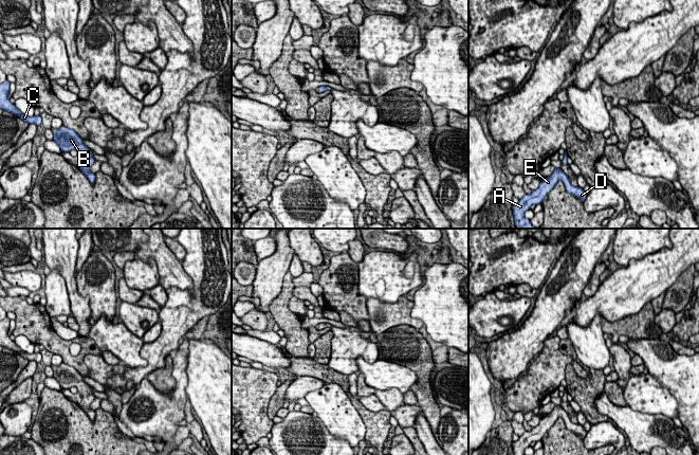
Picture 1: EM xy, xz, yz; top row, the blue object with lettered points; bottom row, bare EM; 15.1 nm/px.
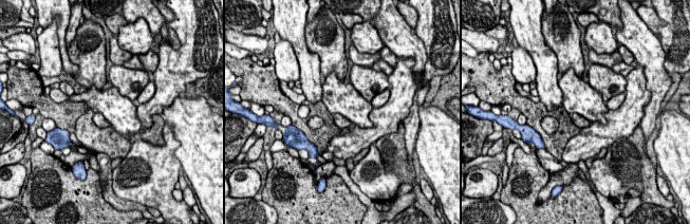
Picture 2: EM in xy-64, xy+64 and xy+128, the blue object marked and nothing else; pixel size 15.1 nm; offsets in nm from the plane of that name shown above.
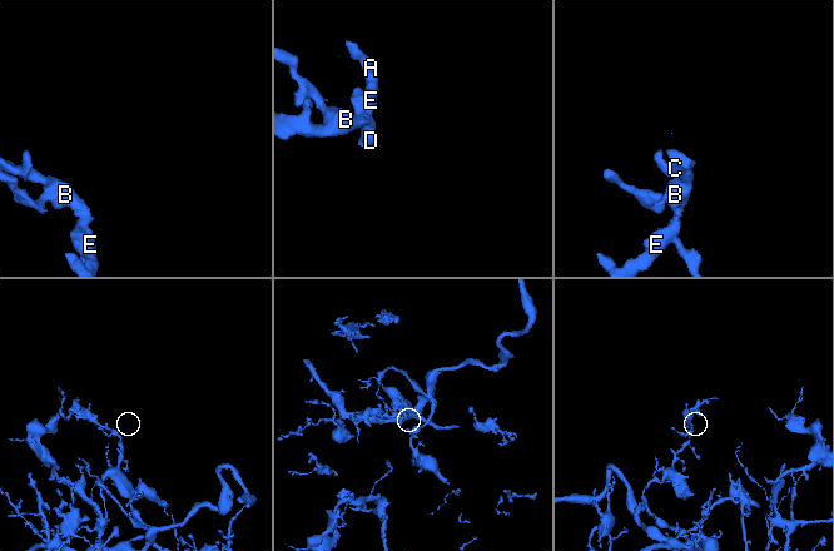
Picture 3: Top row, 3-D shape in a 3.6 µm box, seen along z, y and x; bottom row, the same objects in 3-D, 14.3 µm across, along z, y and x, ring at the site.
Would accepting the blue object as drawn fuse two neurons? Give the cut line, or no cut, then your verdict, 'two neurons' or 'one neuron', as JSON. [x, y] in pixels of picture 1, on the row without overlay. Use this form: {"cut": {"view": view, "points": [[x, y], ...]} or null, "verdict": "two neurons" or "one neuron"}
{"cut": null, "verdict": "one neuron"}

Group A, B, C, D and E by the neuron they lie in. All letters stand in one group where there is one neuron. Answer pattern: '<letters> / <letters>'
A B C D E

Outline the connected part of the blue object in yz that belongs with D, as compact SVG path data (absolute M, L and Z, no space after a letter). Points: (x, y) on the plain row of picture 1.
M555 405L550 414L540 418L537 426L532 427L530 432L525 431L517 441L513 441L514 455L526 455L523 453L525 449L530 447L533 441L537 442L541 440L546 432L555 423L558 417L564 419L569 431L580 435L583 439L585 438L587 432L584 426L580 423L573 423L565 410L560 405Z

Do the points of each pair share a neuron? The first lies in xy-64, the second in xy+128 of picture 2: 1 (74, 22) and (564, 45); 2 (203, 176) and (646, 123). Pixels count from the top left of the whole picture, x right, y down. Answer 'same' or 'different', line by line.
1: same
2: different

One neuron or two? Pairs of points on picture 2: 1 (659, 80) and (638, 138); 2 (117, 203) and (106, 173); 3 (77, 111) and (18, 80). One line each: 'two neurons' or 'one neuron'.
1: two neurons
2: one neuron
3: one neuron

